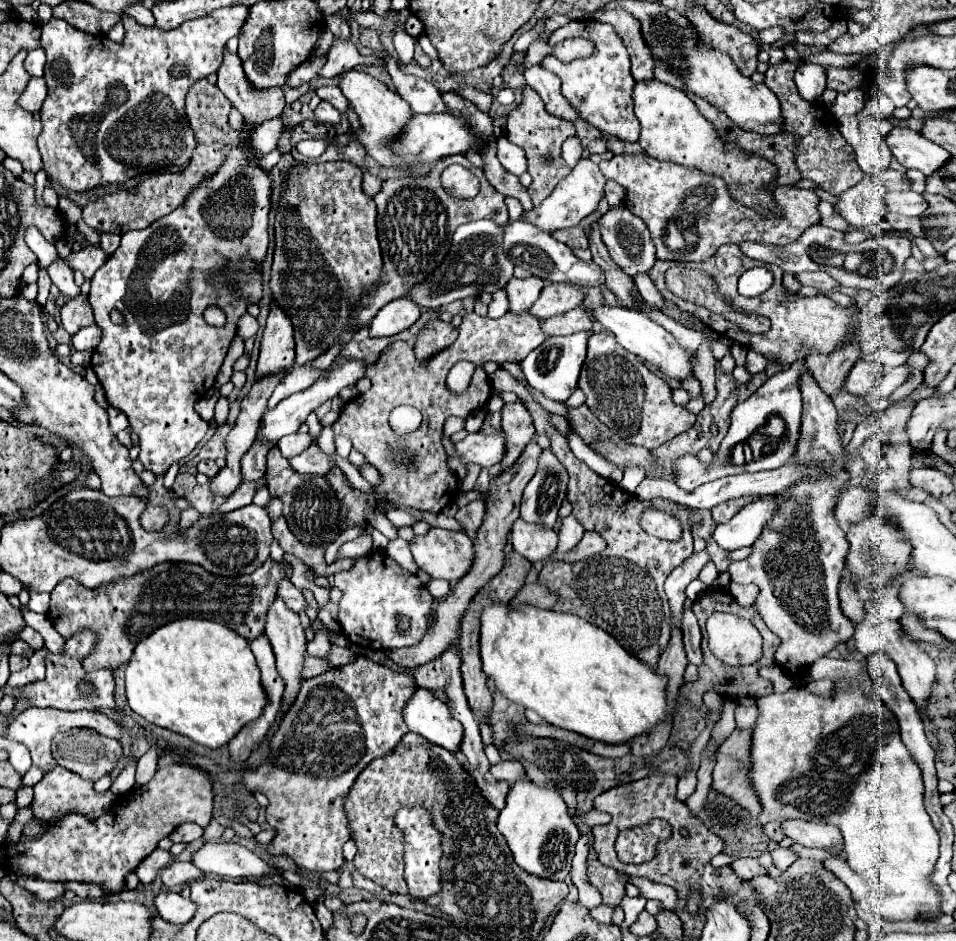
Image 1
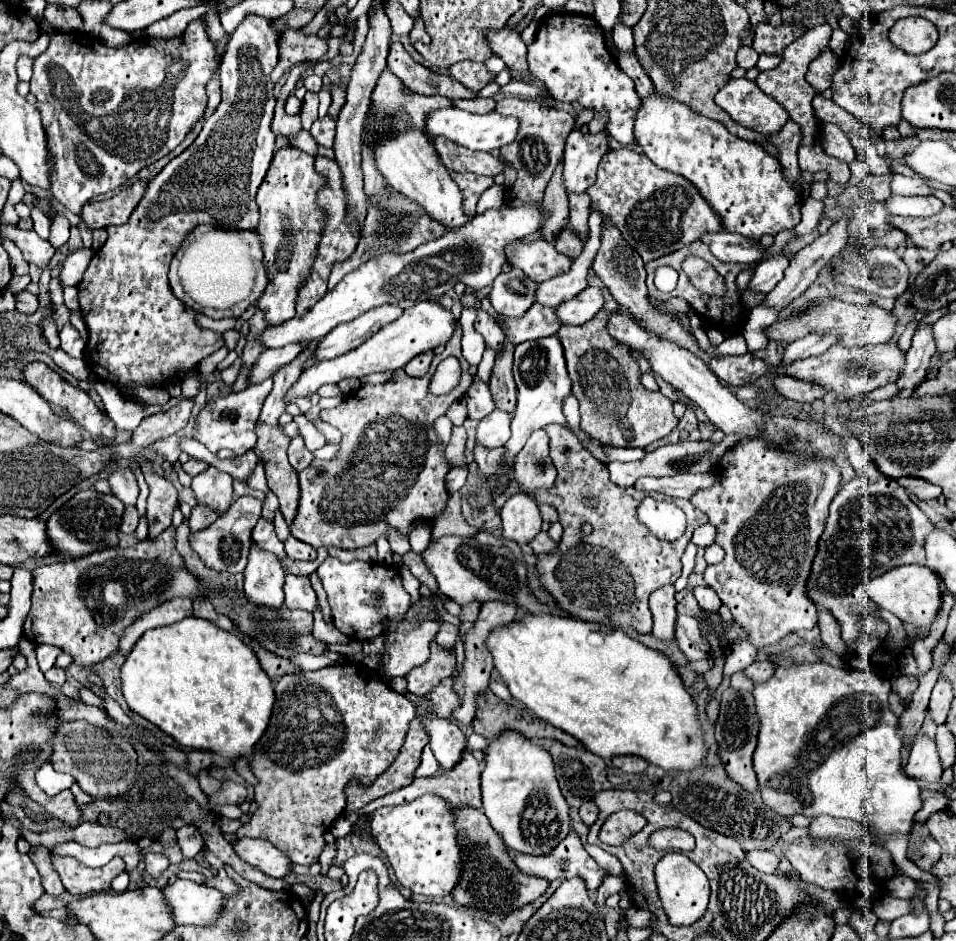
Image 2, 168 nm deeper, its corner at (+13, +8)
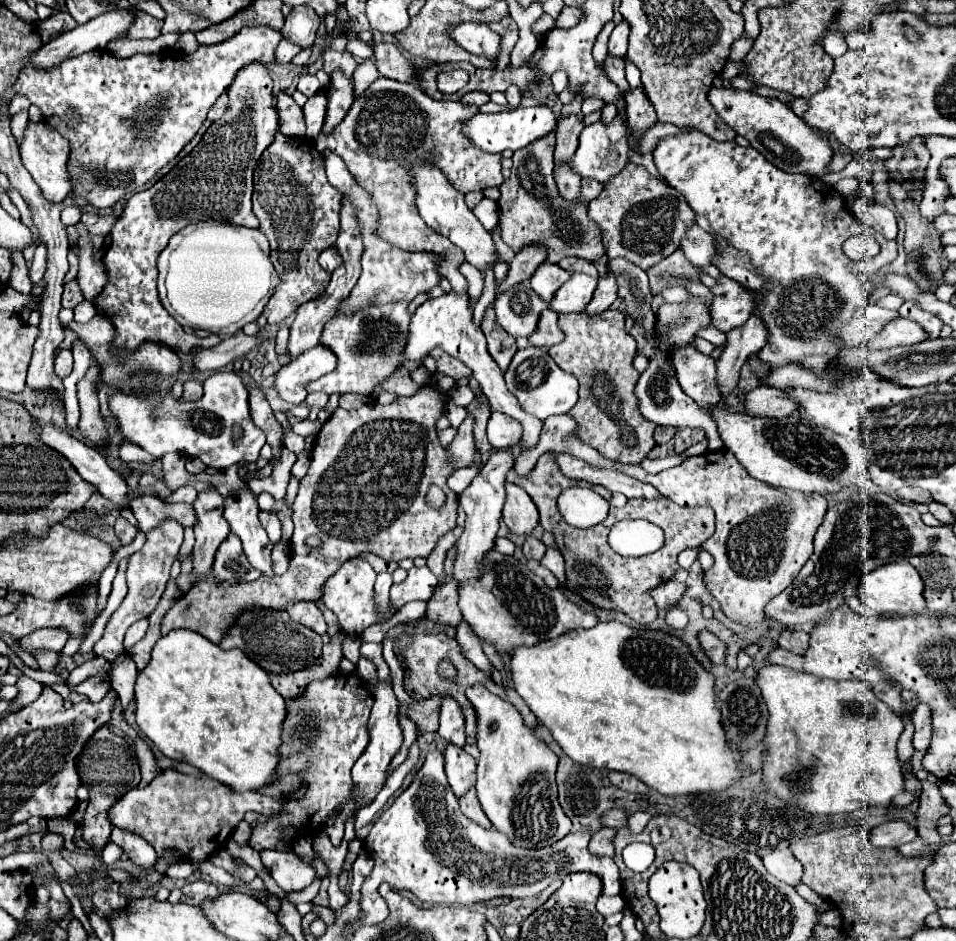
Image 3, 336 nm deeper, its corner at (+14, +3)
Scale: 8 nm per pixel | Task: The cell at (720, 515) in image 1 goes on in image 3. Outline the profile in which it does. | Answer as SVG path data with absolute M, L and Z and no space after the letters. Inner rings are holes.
M564 413L564 415L554 415L554 417L548 417L544 421L544 427L542 427L542 437L536 445L534 451L530 453L522 453L518 455L516 463L514 463L514 471L518 477L526 477L532 467L536 465L538 457L546 451L554 451L554 453L568 453L576 459L582 459L586 463L590 463L592 467L596 469L606 469L606 471L618 471L618 473L624 473L624 475L630 475L630 477L636 477L644 483L650 483L650 485L656 485L656 489L672 499L674 503L682 505L682 501L688 505L688 507L698 507L698 505L706 505L706 507L712 507L714 513L716 513L716 531L714 535L702 543L702 549L708 551L712 557L714 557L714 565L704 573L704 585L706 589L712 593L714 599L718 599L718 603L722 605L722 611L724 615L730 619L730 621L736 621L744 627L758 627L762 625L764 621L768 621L768 615L764 613L764 607L770 603L770 599L774 599L778 593L782 593L792 581L794 577L798 575L798 571L804 567L804 563L810 559L812 555L812 539L814 539L814 533L816 529L820 527L822 519L824 519L824 513L828 509L828 501L824 495L820 493L802 493L802 491L794 491L794 489L782 489L782 487L772 487L760 479L754 479L746 473L744 465L726 449L722 447L722 451L708 451L704 455L698 455L698 457L690 457L686 459L682 465L678 467L672 467L672 469L666 469L662 473L656 473L656 475L650 475L646 473L640 465L622 465L620 461L612 461L608 457L604 457L602 453L598 453L594 447L586 445L578 433L576 433L576 421L572 415Z

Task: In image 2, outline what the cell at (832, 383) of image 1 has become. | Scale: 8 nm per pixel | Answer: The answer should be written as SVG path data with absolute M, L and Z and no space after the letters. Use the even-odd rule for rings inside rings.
M775 376L773 378L773 388L779 396L783 396L785 400L797 402L797 404L811 404L813 400L823 398L825 392L827 392L819 384L803 382L803 380L789 378L789 376Z

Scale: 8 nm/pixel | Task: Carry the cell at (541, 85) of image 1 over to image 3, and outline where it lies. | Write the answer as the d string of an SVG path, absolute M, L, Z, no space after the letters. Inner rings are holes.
M468 21L468 23L454 25L454 29L450 29L450 35L466 51L470 51L474 55L482 55L482 57L488 57L492 61L496 61L500 57L500 51L502 51L502 35L494 33L484 23L470 23Z

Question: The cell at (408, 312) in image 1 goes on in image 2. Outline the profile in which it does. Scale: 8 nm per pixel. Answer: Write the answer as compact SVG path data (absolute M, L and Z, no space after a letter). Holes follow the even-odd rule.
M383 304L379 308L373 308L355 320L347 324L339 324L339 328L333 328L323 340L319 340L315 352L313 352L313 362L323 362L323 360L333 360L337 356L343 356L347 350L357 348L363 344L371 334L375 334L383 324L389 324L391 320L399 318L403 310L393 304Z

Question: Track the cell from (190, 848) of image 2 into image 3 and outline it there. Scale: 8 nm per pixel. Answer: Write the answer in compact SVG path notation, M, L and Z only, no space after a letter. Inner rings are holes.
M178 861L178 863L174 863L174 865L168 867L166 875L172 877L172 879L186 879L186 877L190 877L192 871L194 869L192 869L192 865L188 861Z

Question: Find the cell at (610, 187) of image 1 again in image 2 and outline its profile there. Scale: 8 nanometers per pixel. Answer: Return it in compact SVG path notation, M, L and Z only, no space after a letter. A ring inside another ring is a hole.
M591 210L589 238L585 242L583 254L577 260L573 260L571 270L567 274L559 274L553 280L541 282L535 292L535 302L543 304L543 306L557 308L561 302L567 302L573 296L577 296L579 292L583 292L589 286L587 272L589 272L589 266L591 266L597 250L599 250L599 244L601 244L601 214Z

